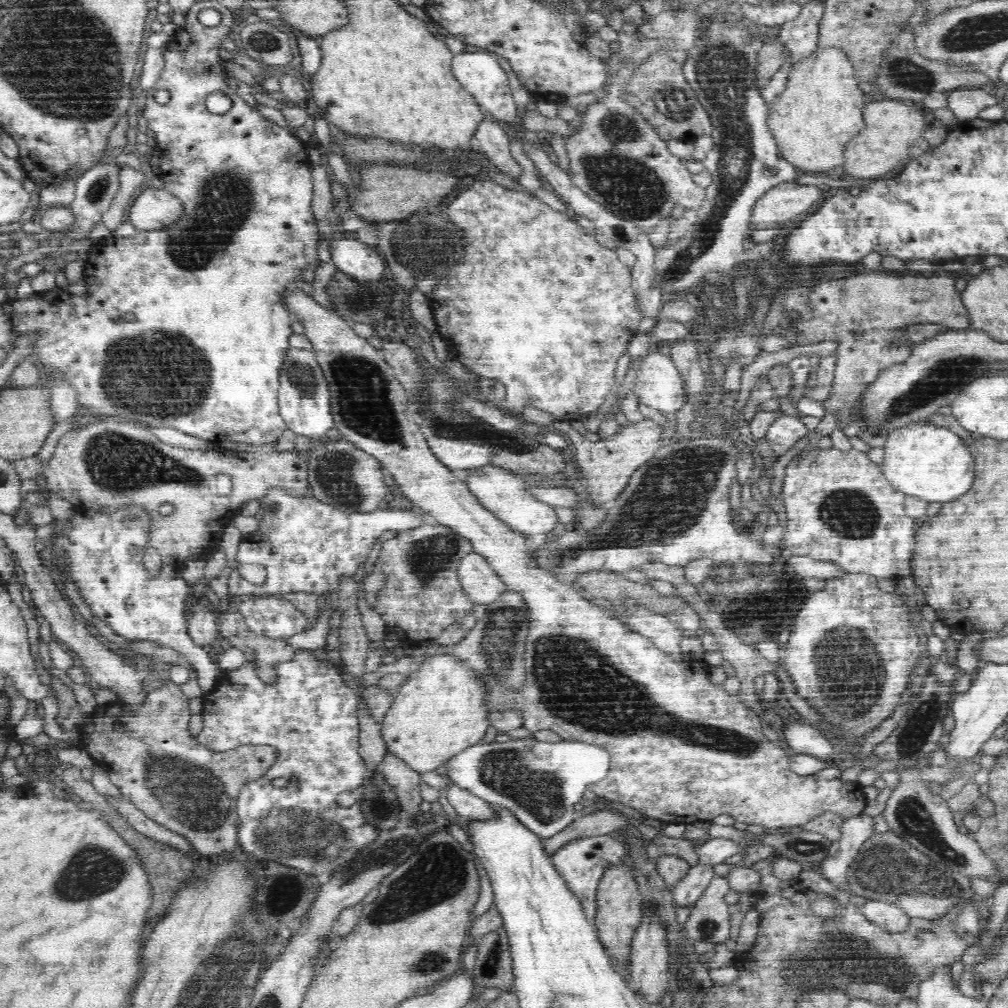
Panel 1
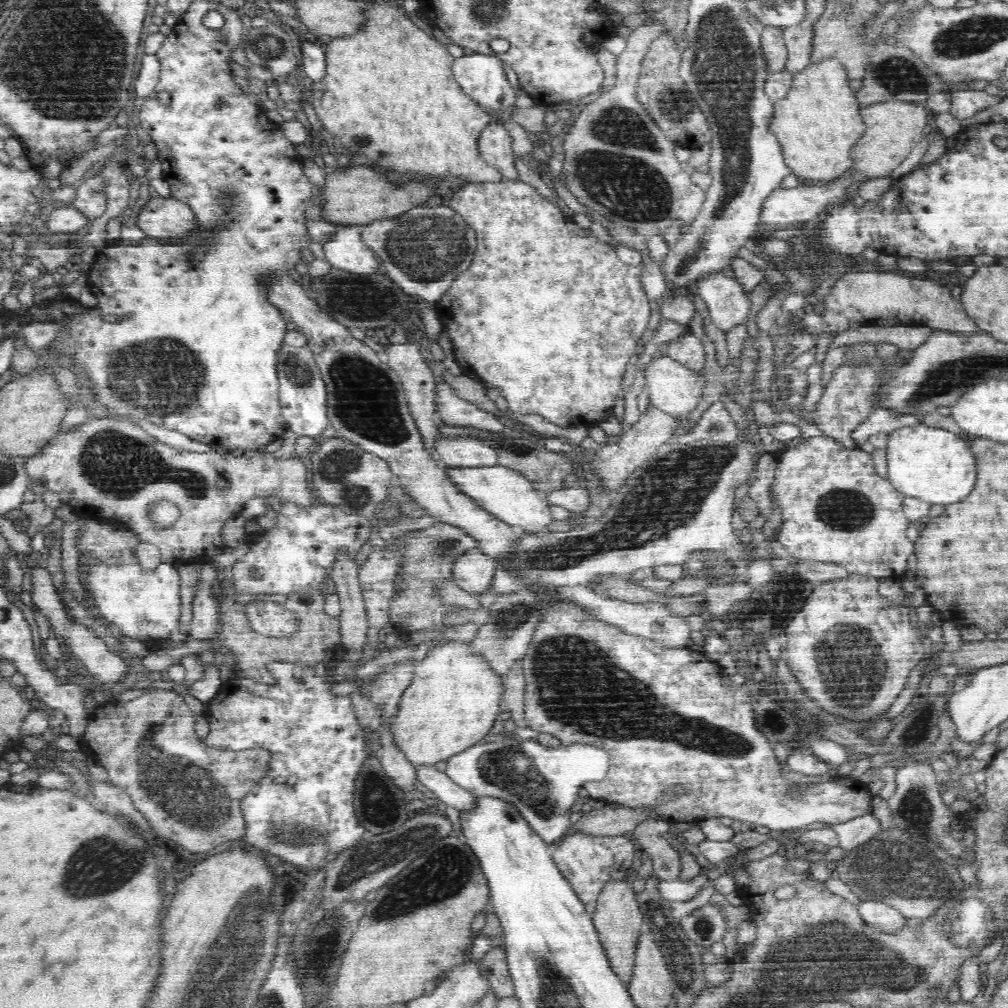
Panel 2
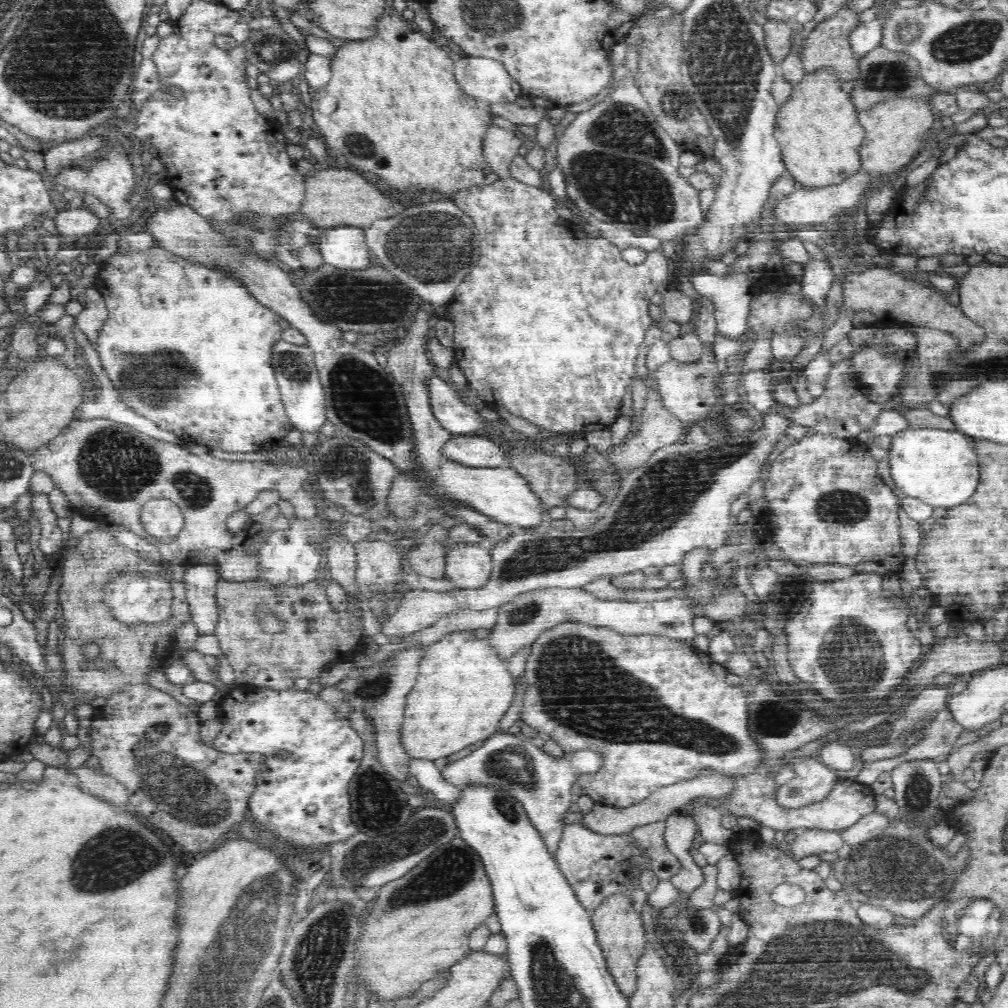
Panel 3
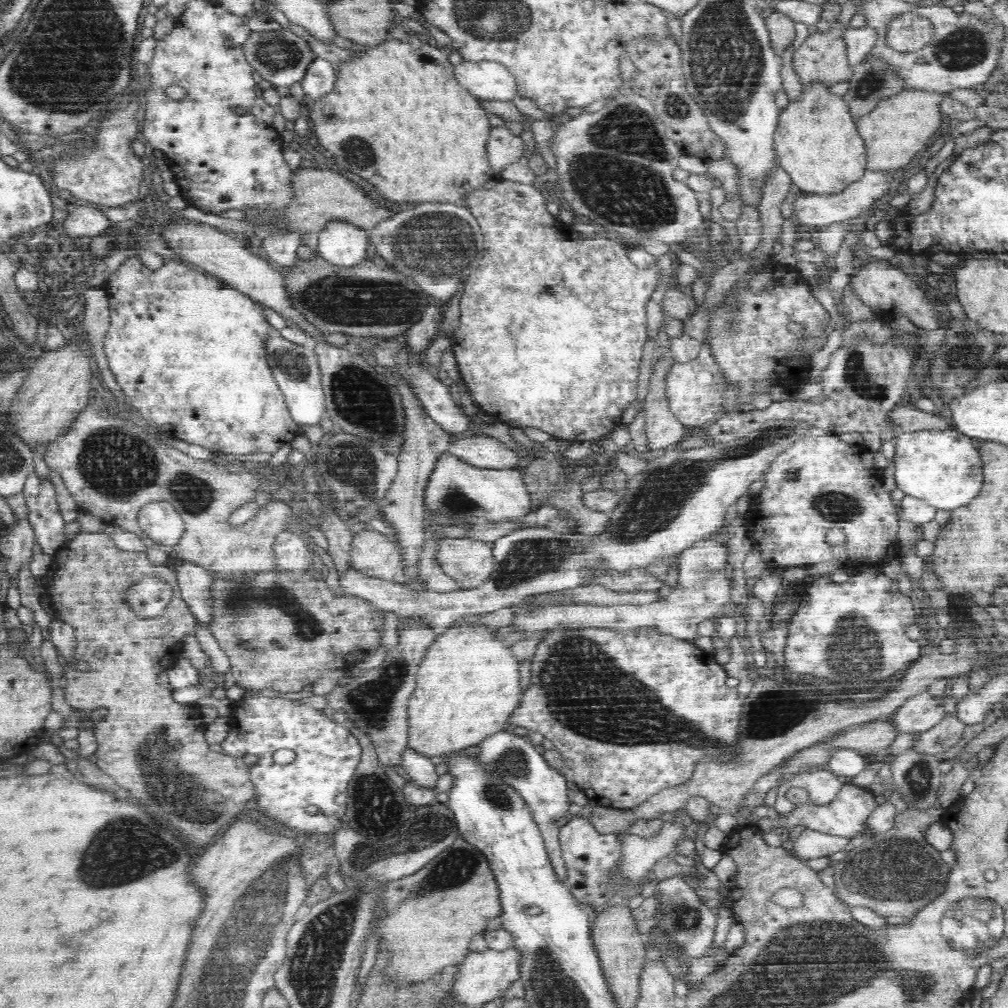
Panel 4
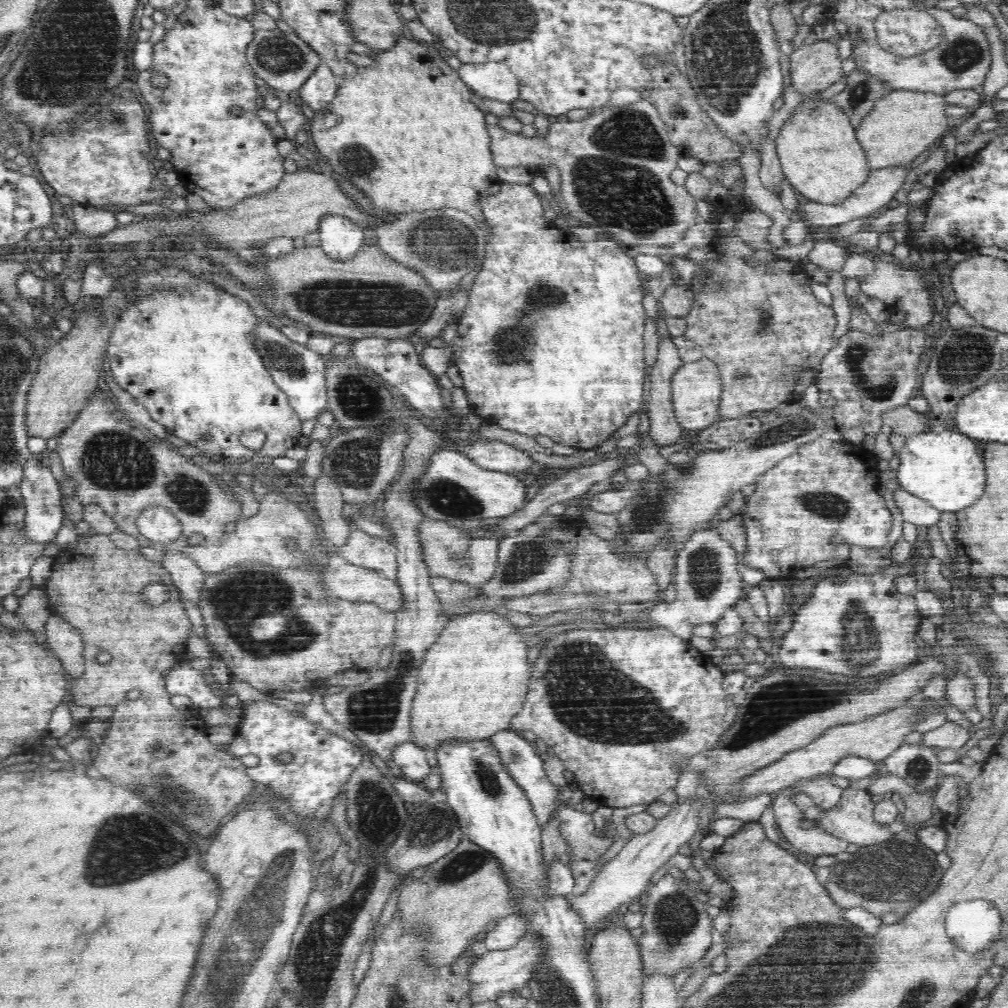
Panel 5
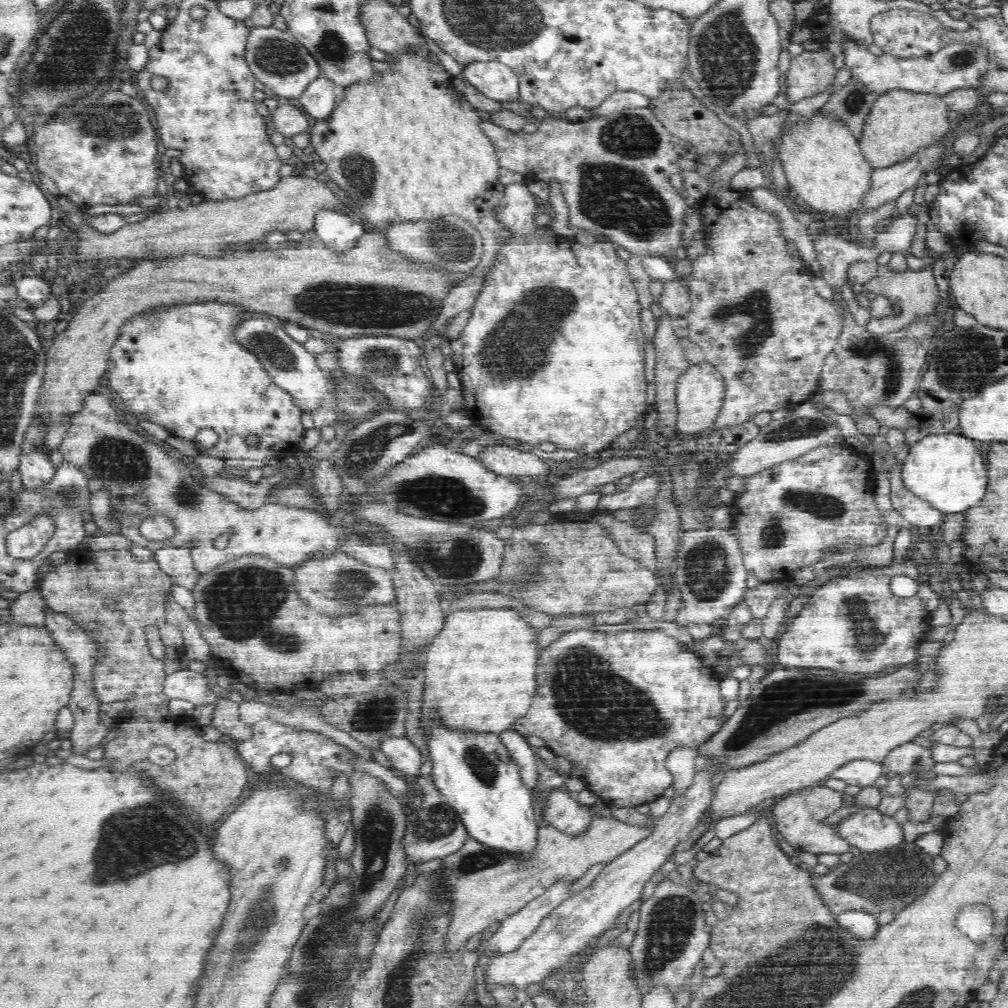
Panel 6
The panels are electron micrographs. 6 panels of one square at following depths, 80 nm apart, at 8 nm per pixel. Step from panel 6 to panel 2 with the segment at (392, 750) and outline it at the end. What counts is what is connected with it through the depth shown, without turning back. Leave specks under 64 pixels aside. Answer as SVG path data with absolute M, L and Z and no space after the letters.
M435 767L418 768L416 781L432 791L436 799L458 811L470 810L477 803L477 797L471 791L462 788L445 772L439 772Z

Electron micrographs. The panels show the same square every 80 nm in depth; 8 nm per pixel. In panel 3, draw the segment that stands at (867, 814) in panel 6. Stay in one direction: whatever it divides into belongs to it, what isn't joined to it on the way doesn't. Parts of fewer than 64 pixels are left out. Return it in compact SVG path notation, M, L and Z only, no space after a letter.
M562 622L538 636L538 640L530 646L527 660L528 690L523 697L519 720L540 734L548 734L564 753L598 748L596 751L604 754L605 767L601 772L578 780L584 794L596 804L628 808L645 801L659 788L694 779L707 772L727 776L733 784L727 794L730 800L722 804L724 810L760 820L762 825L775 831L816 828L839 832L876 810L875 794L870 786L856 783L854 778L840 779L824 797L824 802L802 808L778 804L776 784L768 776L768 758L749 728L748 691L744 692L739 684L728 685L725 678L729 672L723 665L714 662L709 652L664 636L622 635L601 625Z

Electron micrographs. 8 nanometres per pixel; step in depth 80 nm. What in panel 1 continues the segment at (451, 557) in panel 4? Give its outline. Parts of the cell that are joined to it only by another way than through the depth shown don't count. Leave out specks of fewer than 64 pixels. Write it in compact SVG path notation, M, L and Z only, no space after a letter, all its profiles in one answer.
M474 551L461 559L458 578L462 588L469 592L471 600L480 611L490 603L496 602L508 590L487 559Z

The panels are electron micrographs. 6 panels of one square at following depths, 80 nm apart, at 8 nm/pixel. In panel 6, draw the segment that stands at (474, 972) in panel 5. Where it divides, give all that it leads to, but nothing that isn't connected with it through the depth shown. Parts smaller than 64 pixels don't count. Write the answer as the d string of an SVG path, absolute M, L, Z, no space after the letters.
M708 766L707 769L697 772L689 789L671 799L670 808L657 818L650 836L643 837L638 844L605 865L589 887L561 902L541 920L536 932L528 936L515 952L491 958L489 968L484 971L488 990L493 986L533 990L548 977L552 977L556 970L562 969L574 955L584 951L594 938L614 928L620 913L640 899L644 884L674 854L674 847L689 838L712 802L710 786L716 771L713 766Z

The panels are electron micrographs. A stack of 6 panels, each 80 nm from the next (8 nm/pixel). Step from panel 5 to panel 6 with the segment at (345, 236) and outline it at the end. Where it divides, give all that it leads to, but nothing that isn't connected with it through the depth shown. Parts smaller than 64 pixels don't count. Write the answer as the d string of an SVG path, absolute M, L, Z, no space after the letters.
M318 211L313 230L325 247L334 252L349 251L366 232L361 220L336 211Z

